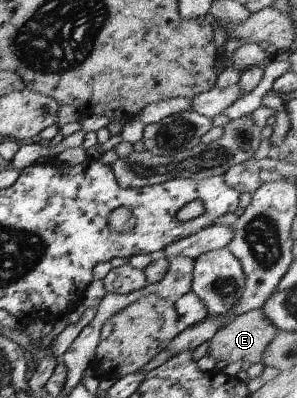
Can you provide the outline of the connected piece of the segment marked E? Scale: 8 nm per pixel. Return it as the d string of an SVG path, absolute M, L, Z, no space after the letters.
M254 309L234 319L218 329L209 340L207 355L215 362L226 361L234 364L248 361L250 364L260 363L268 343L280 335L262 313L262 309Z

